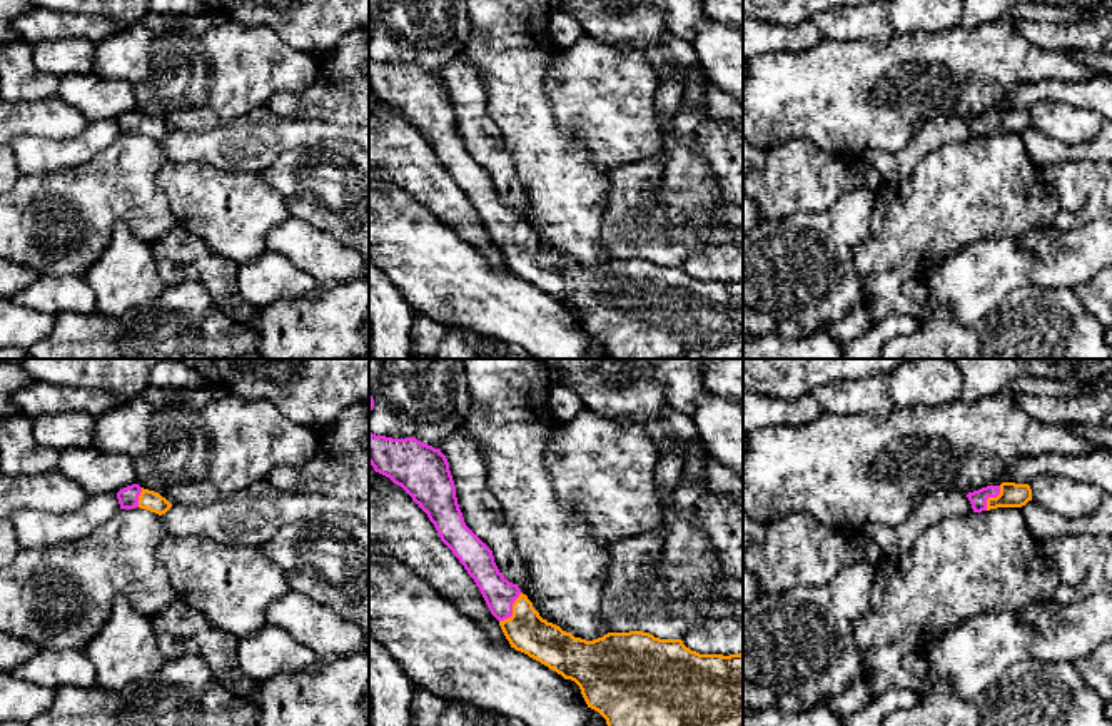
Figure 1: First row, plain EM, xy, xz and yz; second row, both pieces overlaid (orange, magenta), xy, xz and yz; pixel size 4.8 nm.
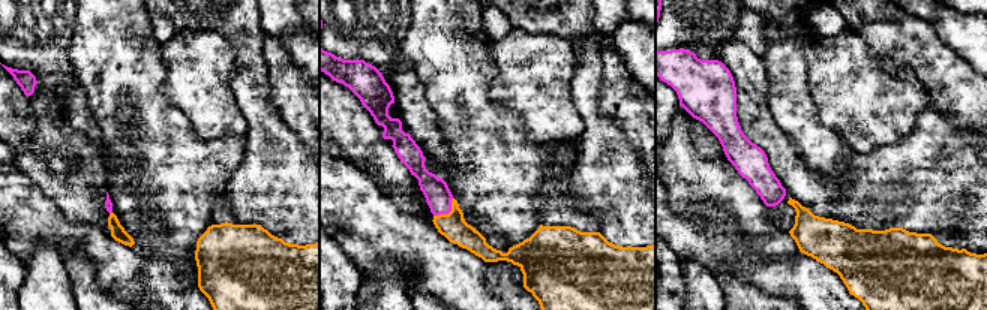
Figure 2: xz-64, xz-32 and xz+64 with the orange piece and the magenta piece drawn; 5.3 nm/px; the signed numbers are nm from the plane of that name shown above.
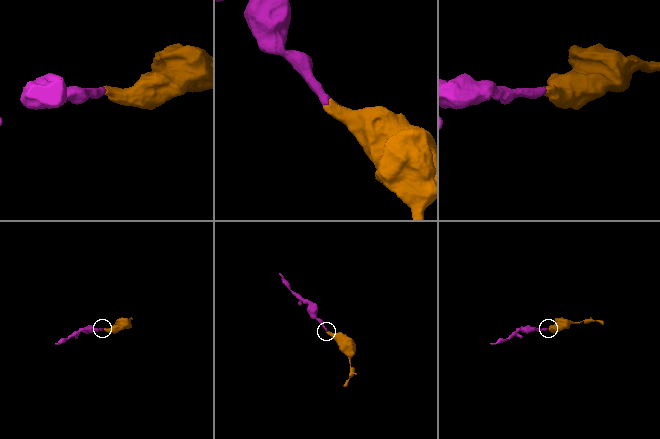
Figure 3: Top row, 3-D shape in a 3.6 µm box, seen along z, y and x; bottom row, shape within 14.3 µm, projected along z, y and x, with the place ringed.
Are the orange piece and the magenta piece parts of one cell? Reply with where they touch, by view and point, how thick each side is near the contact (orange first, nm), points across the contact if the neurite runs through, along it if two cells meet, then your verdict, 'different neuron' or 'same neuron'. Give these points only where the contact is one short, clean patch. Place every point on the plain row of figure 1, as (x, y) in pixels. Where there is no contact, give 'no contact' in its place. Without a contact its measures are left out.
xz (513, 236) | 200/160 nm | across xz (526, 257), (513, 236), (500, 221) | same neuron

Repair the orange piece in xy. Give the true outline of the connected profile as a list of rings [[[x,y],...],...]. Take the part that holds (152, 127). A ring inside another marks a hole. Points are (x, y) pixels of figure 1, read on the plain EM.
[[[139,110],[127,112],[117,118],[120,135],[147,135],[159,142],[165,140],[172,130],[159,118],[140,113]]]

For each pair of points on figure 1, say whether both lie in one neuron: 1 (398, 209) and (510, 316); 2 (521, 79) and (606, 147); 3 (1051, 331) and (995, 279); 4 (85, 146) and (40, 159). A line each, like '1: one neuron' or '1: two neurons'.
1: one neuron
2: two neurons
3: two neurons
4: one neuron

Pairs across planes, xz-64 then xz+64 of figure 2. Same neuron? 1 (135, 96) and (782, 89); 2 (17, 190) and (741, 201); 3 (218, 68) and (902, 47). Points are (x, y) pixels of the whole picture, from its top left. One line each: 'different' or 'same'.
1: same
2: different
3: different

